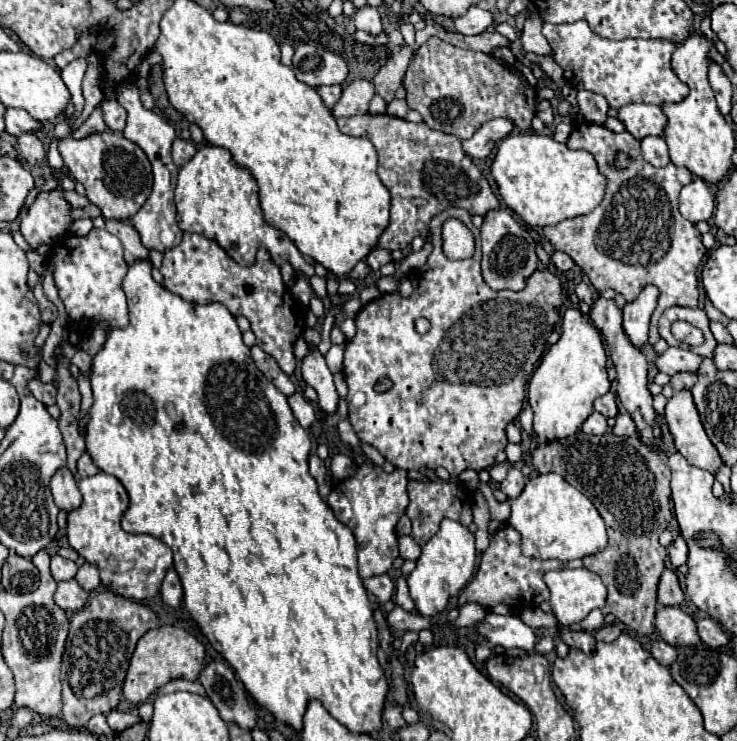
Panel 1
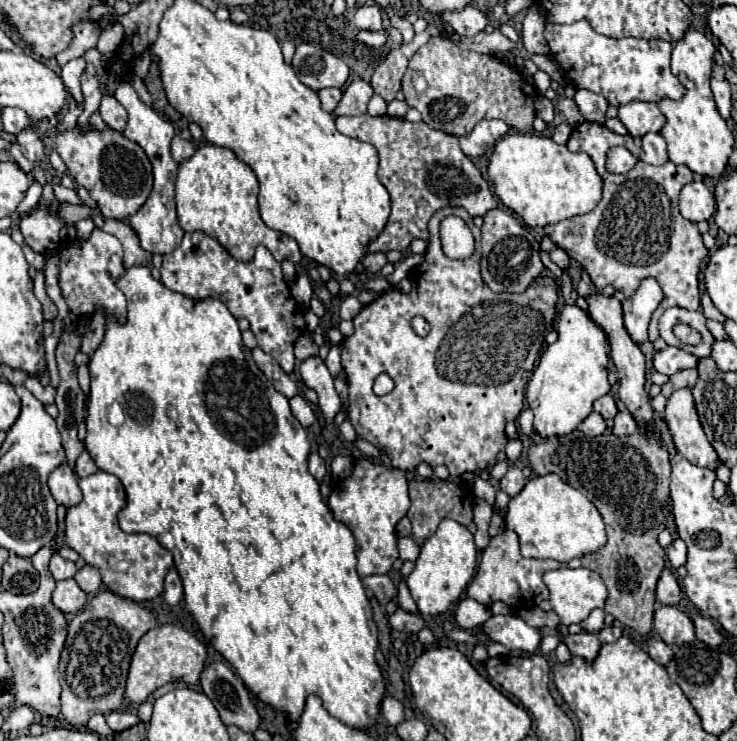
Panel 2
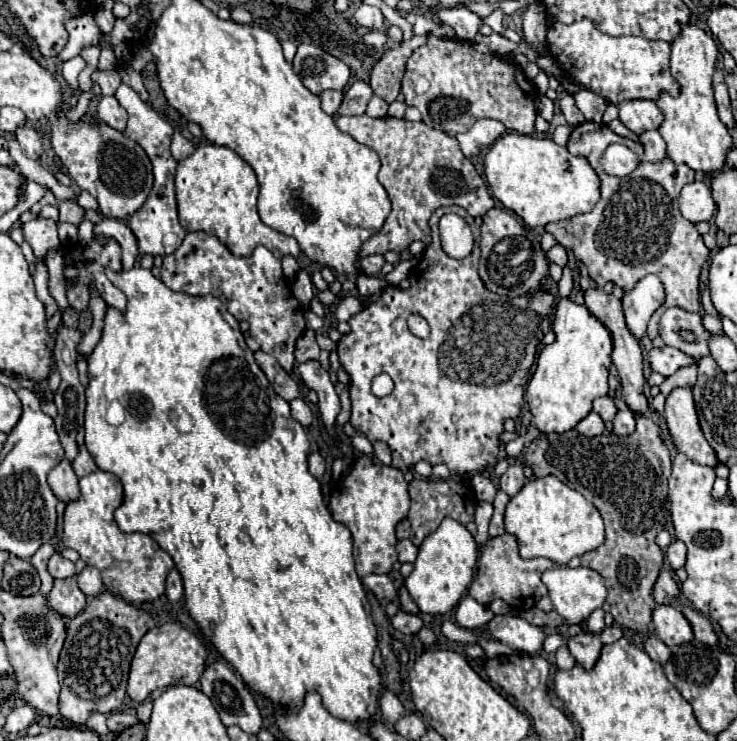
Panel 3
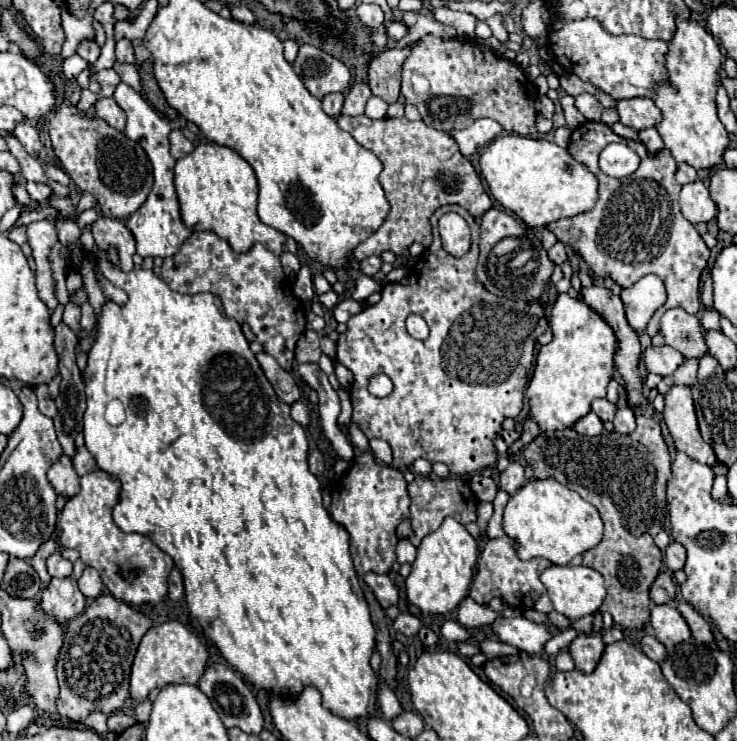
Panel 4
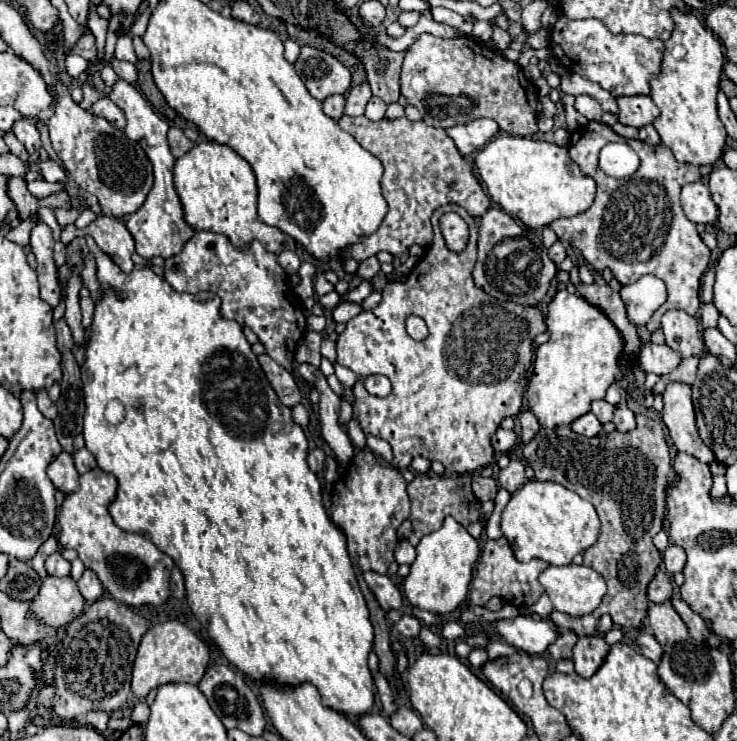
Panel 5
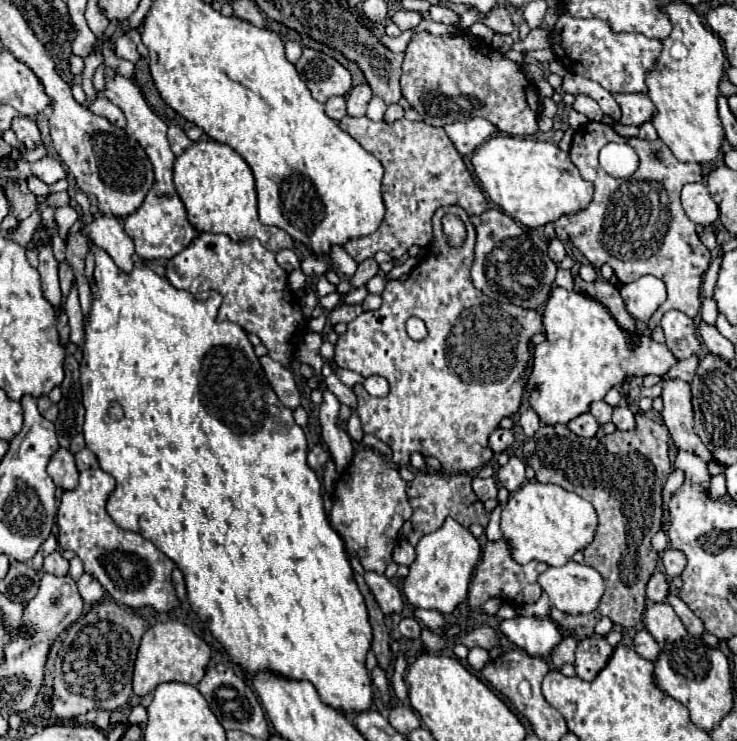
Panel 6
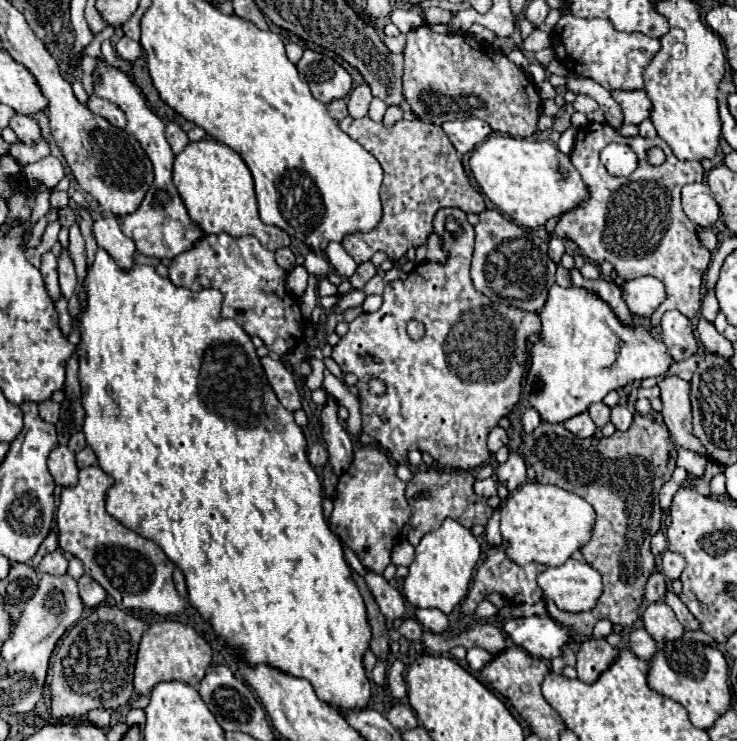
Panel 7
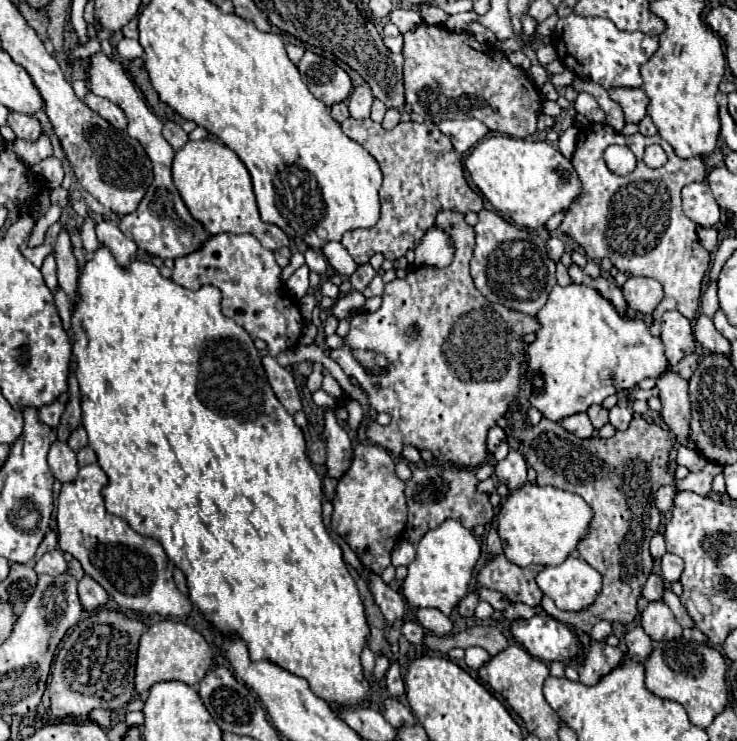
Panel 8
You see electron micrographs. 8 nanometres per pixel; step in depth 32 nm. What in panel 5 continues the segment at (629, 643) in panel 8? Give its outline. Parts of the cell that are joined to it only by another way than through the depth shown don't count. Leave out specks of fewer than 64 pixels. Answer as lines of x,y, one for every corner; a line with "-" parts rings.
640,632
638,638
636,638
636,644
638,644
638,652
640,652
642,656
646,656
646,658
652,660
652,662
658,662
658,660
660,660
662,648
660,648
660,644
656,642
656,638
654,638
652,634

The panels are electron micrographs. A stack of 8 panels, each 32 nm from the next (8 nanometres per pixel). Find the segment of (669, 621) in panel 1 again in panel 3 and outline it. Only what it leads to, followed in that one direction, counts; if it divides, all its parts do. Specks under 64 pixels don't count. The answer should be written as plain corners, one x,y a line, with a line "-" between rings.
668,604
668,606
656,606
652,610
652,628
654,634
666,644
666,646
676,646
676,644
684,644
690,642
692,636
692,628
688,624
688,620
684,618
684,614

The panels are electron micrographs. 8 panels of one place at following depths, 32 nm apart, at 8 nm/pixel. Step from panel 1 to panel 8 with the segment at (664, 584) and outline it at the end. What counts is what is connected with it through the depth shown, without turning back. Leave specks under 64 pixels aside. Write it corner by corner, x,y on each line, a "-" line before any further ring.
650,574
644,588
642,588
642,596
652,602
652,600
660,600
662,598
662,590
664,590
664,582
658,574

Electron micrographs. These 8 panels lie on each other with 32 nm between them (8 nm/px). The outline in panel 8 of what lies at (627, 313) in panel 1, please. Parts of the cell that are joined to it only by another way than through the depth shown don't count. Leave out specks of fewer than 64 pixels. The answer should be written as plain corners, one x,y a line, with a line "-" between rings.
630,276
622,286
624,298
636,312
650,314
662,300
662,286
654,278
642,278
642,276

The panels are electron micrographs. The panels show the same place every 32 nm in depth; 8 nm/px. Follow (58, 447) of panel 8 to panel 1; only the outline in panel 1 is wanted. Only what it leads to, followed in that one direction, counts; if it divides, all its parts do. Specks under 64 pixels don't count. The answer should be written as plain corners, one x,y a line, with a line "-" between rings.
66,466
56,470
56,474
52,476
50,490
52,490
56,506
66,512
70,512
82,504
82,494
78,490
78,482

